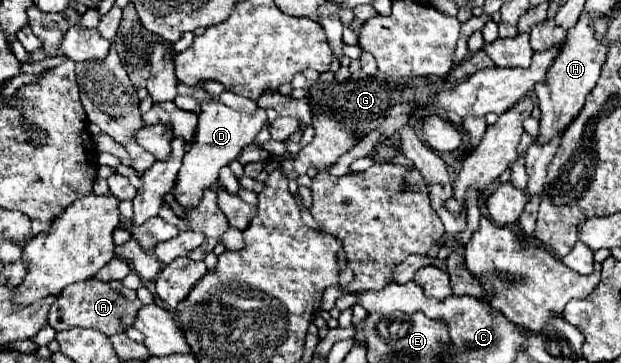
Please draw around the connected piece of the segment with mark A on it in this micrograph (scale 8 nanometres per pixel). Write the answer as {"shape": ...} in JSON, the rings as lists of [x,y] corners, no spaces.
{"shape":[[[96,277],[86,279],[84,283],[72,283],[64,287],[64,291],[56,297],[48,313],[48,325],[56,331],[64,331],[70,327],[90,327],[98,329],[106,335],[114,335],[132,327],[136,311],[142,307],[136,291],[122,285],[122,281],[100,281]]]}

